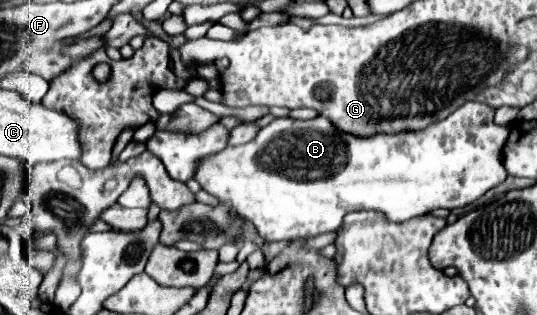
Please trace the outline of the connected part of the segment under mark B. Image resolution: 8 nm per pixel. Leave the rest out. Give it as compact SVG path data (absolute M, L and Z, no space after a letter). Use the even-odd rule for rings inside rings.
M478 102L460 106L446 120L436 122L422 132L382 134L372 138L344 134L324 116L314 120L276 118L261 128L252 142L224 148L224 152L202 160L194 178L208 194L216 196L220 202L228 202L240 216L250 220L264 240L290 242L294 238L312 238L324 232L334 232L342 226L346 214L358 210L374 210L386 214L388 220L406 222L436 208L454 210L472 204L490 188L504 182L506 168L502 166L500 154L508 140L508 132L510 126L494 124L494 108Z

